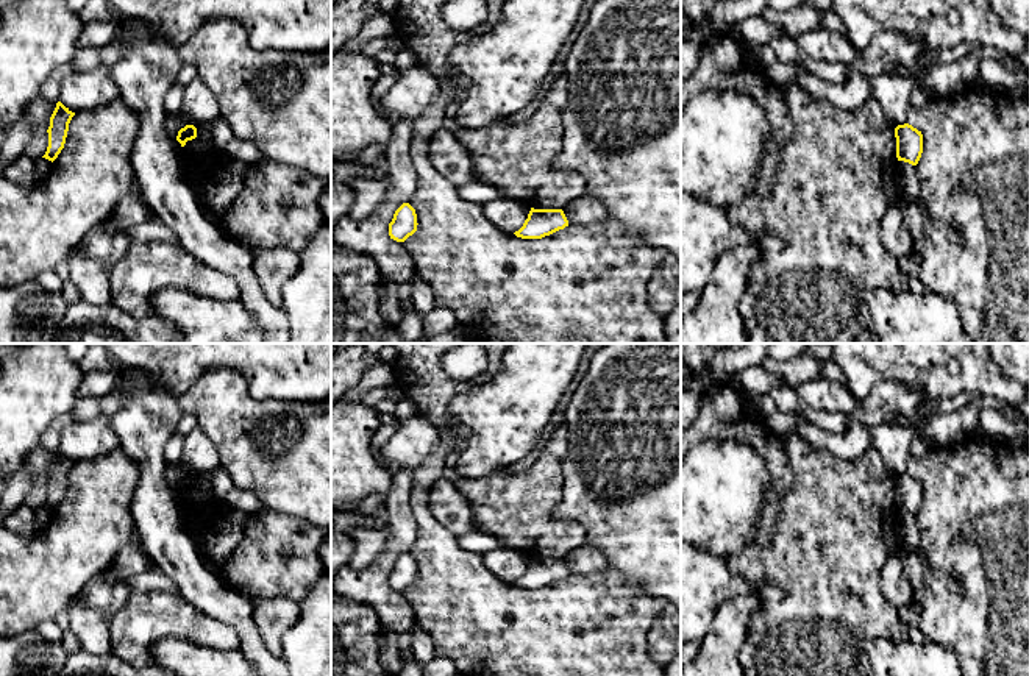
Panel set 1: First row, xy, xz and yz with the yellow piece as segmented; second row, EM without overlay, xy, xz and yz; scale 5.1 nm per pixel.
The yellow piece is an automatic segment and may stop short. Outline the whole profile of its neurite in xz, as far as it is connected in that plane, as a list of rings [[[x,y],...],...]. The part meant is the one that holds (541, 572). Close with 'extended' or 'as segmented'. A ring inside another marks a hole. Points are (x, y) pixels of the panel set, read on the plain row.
[[[531,557],[523,576],[514,584],[522,589],[542,589],[568,576],[562,559],[534,559]]] | as segmented

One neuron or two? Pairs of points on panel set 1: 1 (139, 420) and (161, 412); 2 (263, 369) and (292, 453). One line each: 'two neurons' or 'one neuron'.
1: one neuron
2: two neurons

